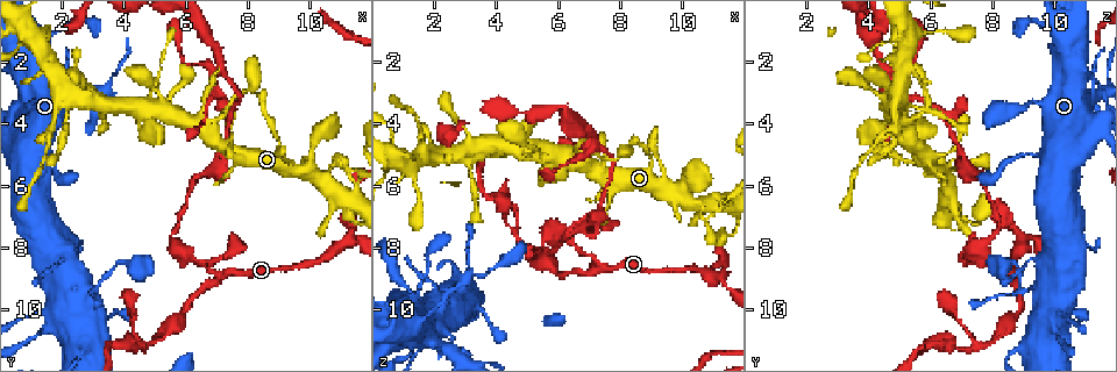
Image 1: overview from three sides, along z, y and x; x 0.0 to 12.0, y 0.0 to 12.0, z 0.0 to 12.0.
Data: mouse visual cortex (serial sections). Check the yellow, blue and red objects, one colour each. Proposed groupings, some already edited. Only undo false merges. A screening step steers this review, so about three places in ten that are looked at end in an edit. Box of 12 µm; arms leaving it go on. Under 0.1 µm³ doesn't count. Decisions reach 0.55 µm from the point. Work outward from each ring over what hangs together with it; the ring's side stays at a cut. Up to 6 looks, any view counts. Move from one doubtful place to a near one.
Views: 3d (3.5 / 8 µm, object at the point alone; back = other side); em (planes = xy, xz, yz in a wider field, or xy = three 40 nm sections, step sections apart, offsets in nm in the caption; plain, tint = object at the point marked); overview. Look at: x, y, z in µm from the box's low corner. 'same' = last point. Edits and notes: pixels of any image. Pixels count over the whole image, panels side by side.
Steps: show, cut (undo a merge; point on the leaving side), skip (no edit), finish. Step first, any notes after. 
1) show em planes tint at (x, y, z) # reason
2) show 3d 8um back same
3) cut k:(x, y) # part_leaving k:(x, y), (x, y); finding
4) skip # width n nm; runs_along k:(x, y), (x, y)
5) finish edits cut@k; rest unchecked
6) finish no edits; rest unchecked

show 3d 8um at (1.2, 2.4, 11.1) # thin arm on a thick one

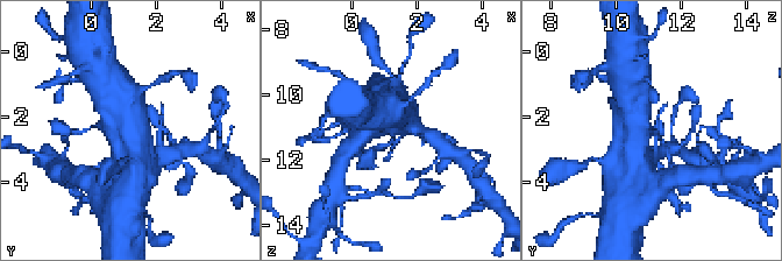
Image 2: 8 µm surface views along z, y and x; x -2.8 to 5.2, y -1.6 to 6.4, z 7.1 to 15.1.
show 3d 3.5um at (1.2, 2.5, 11.2) # closer look

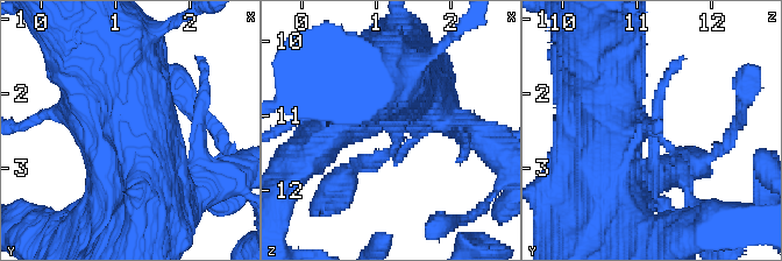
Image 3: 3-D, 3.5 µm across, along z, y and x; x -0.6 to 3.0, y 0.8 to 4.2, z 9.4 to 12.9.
show em xy step 3 tint at (1.25, 2.50, 11.15) # arms 3; arm_widths 150, 350, 700 nm; need the tissue

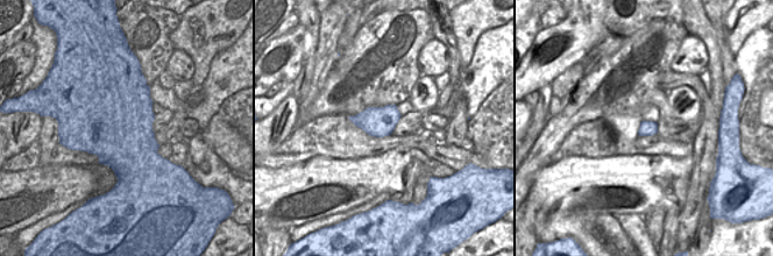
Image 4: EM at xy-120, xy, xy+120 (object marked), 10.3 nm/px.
skip # runs_along 3:(590, 206), (685, 178); continuous, no second cell

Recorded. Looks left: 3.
show 3d 3.5um at (7.5, 8.8, 8.6) # three-way junction

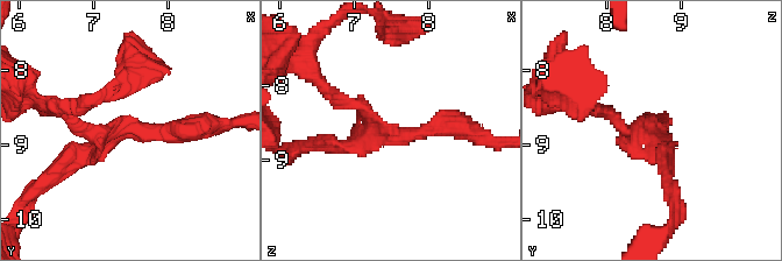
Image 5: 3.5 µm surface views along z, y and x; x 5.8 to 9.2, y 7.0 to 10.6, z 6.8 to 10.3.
show em xy step 2 tint at (7.40, 8.80, 8.65) # arms 3; arm_widths 150, 200, 250 nm

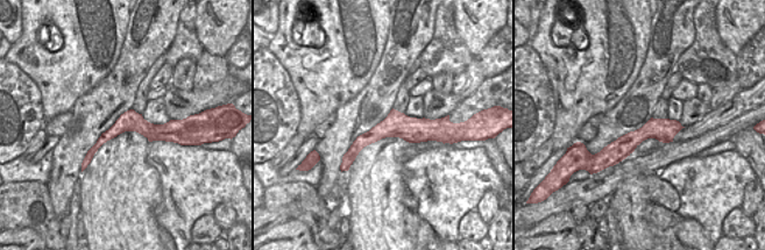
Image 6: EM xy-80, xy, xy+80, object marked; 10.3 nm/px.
skip # runs_along 6:(172, 124), (120, 126), (86, 161); all the same cell

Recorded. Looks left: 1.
finish no edits; rest unchecked

